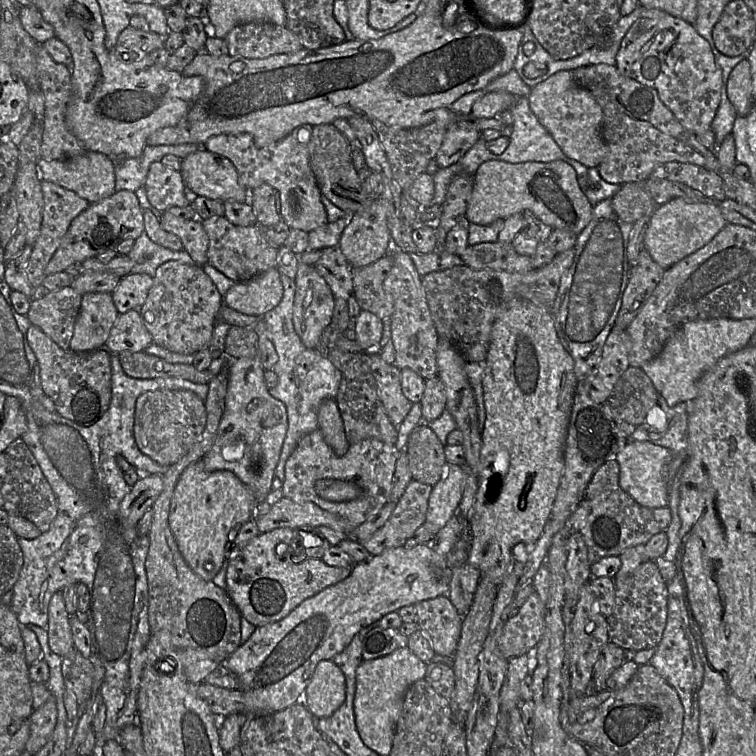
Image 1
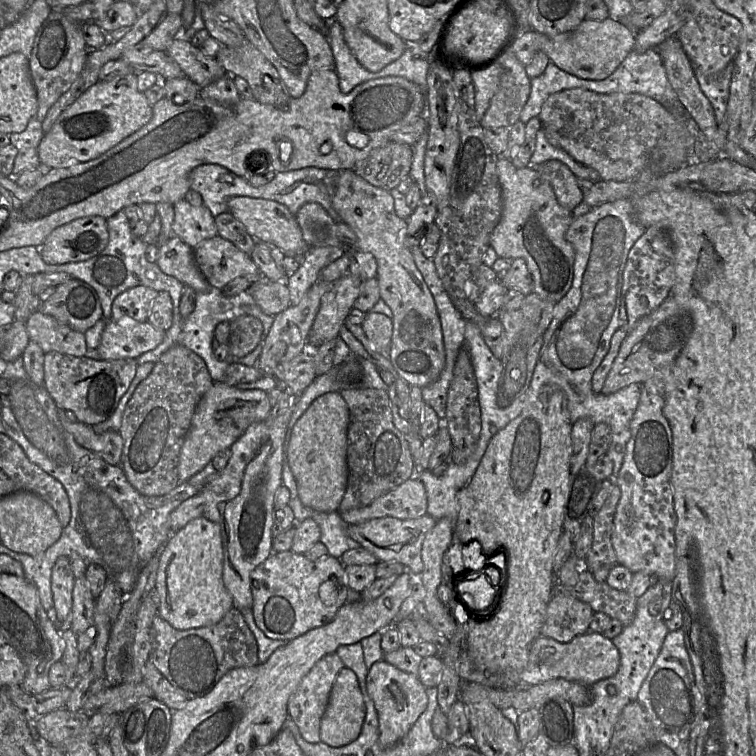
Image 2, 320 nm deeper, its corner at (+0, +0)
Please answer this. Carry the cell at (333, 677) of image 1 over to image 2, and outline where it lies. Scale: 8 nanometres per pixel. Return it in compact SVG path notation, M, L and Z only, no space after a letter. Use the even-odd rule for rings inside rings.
M346 666L338 673L320 722L320 740L331 747L356 740L365 720L366 707L355 672Z

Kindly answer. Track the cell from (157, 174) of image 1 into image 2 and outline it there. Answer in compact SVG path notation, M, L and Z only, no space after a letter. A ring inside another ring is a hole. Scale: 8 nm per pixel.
M182 199L173 207L173 235L190 247L195 248L203 240L218 235L214 216L206 206L194 206L186 199Z

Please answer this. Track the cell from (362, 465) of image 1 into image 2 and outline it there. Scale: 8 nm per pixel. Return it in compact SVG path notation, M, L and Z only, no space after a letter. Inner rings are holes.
M411 478L368 506L339 513L348 524L360 524L383 517L410 520L427 514L427 505L424 484L417 478Z

